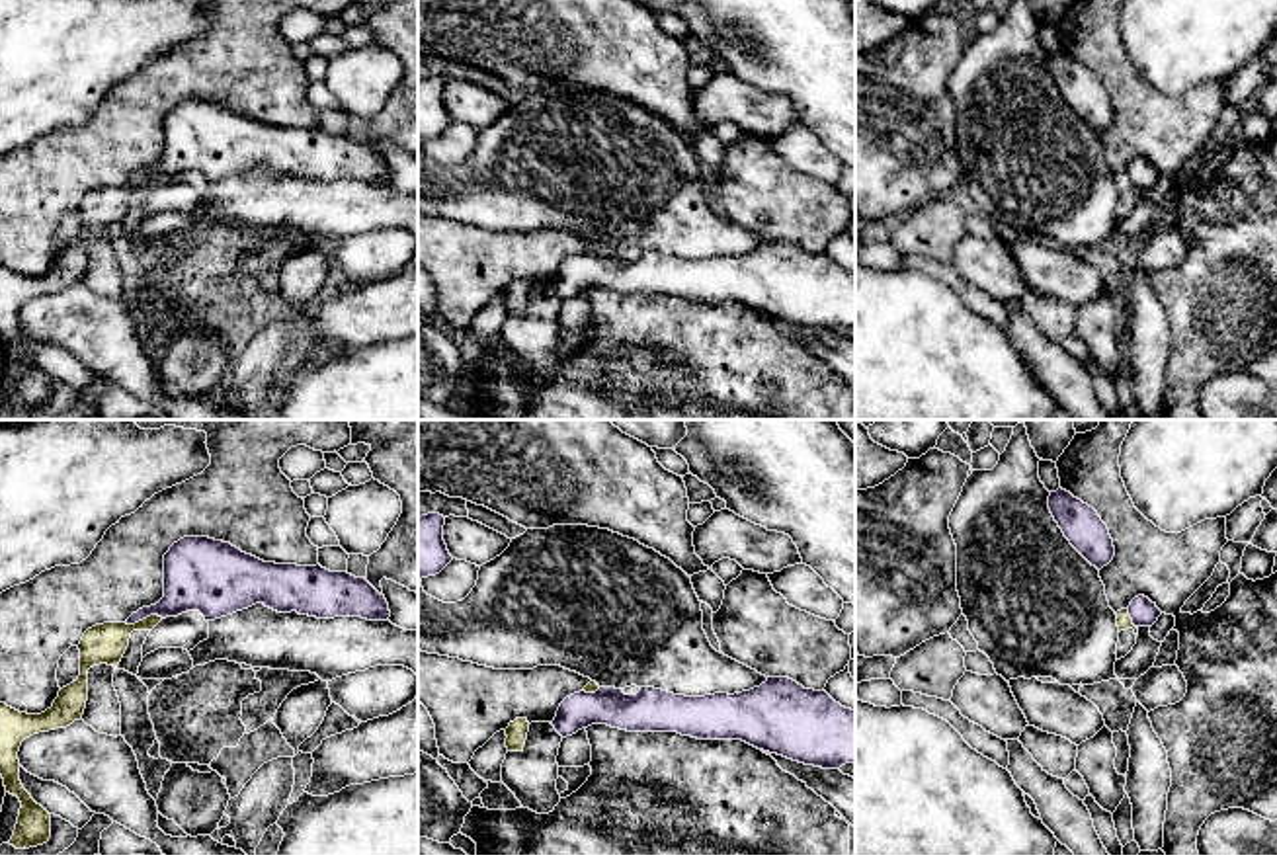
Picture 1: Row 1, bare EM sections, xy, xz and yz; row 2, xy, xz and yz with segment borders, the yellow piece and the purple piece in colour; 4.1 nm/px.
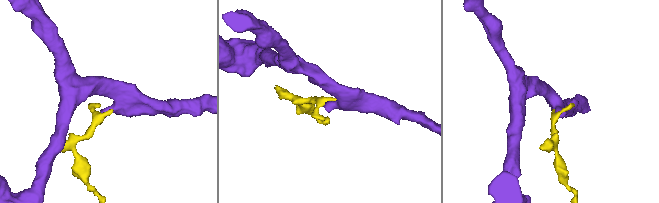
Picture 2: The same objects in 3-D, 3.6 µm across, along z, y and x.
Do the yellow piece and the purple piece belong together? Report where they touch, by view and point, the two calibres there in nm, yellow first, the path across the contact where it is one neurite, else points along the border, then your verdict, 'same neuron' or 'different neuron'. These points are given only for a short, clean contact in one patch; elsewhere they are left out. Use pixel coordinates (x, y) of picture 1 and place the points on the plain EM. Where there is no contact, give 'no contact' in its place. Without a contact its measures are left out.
meets yellow in xy at (143, 182); 160 nm thick on the yellow side, 220 nm on the other; border along xy (163, 180), (149, 178), (125, 186); different neuron

